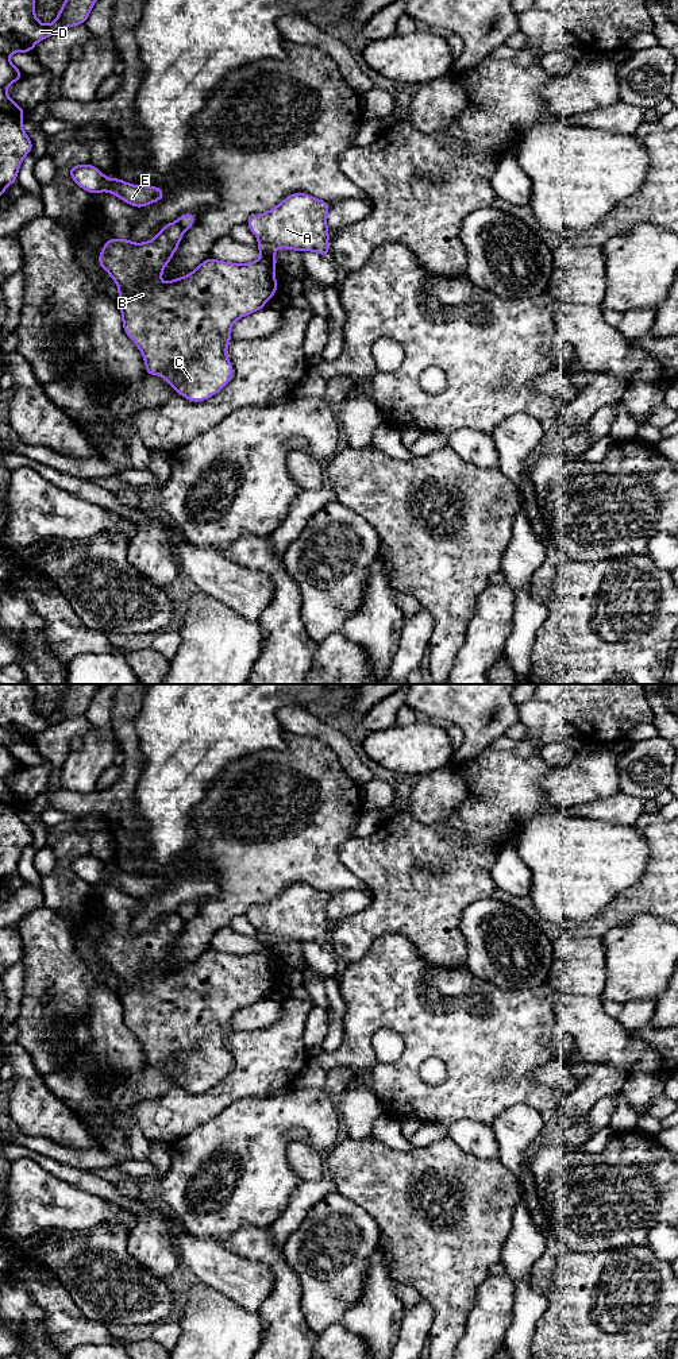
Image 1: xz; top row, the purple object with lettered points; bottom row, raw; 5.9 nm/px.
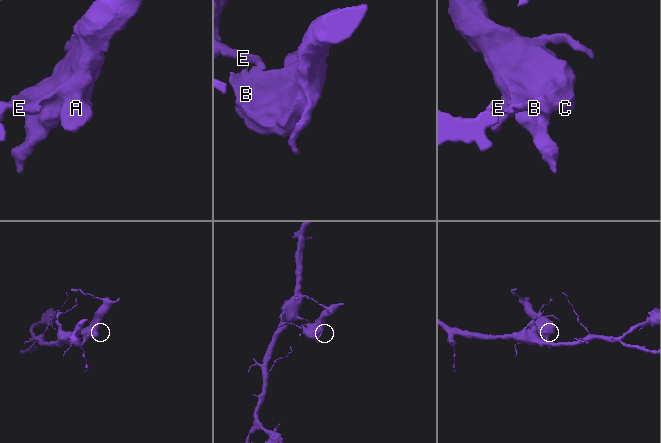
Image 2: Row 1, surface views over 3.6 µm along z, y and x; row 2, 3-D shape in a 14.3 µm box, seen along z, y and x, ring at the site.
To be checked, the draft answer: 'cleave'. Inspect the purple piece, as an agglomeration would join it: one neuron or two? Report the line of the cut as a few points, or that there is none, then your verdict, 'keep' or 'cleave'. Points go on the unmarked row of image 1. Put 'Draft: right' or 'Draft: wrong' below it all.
cut xz (177, 911), (184, 921); cleave
Draft: right

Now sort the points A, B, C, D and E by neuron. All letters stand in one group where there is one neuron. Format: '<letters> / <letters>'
A B C / D E

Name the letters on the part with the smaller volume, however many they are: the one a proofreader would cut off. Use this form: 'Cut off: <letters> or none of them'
Cut off: A, B, C

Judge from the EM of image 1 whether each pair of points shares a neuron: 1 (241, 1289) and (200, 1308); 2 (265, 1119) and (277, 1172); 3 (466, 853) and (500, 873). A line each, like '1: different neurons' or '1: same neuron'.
1: different neurons
2: same neuron
3: different neurons

